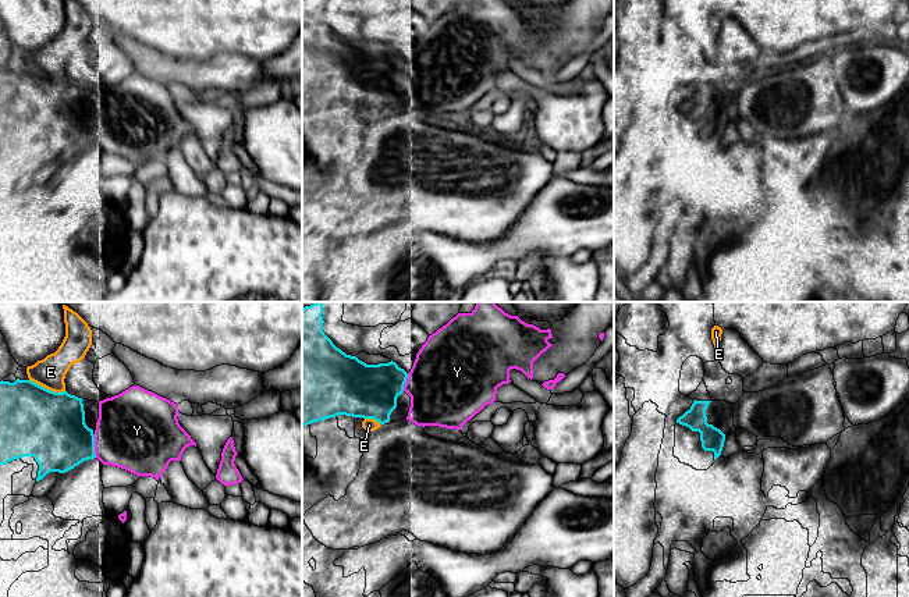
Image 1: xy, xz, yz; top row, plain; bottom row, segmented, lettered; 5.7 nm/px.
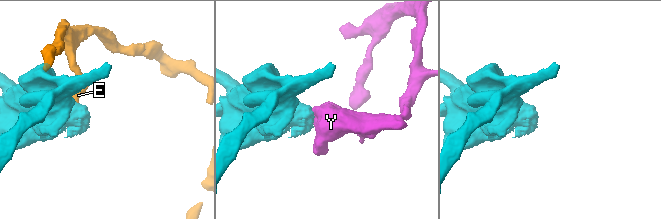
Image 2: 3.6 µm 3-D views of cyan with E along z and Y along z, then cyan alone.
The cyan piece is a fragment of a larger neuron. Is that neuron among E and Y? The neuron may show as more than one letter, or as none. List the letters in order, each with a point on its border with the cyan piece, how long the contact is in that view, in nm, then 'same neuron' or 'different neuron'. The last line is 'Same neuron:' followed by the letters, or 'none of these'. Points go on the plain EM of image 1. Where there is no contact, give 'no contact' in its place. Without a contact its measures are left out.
E: xy (46, 77) | 220 nm | different neuron
Y: xy (93, 134) | 140 nm | same neuron
Same neuron: Y

